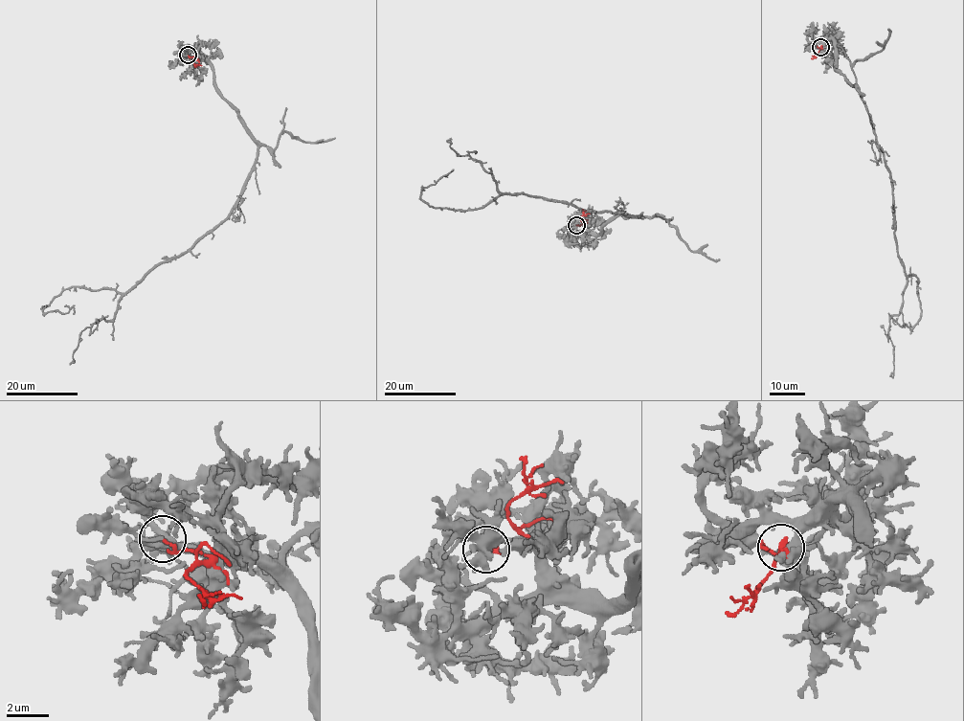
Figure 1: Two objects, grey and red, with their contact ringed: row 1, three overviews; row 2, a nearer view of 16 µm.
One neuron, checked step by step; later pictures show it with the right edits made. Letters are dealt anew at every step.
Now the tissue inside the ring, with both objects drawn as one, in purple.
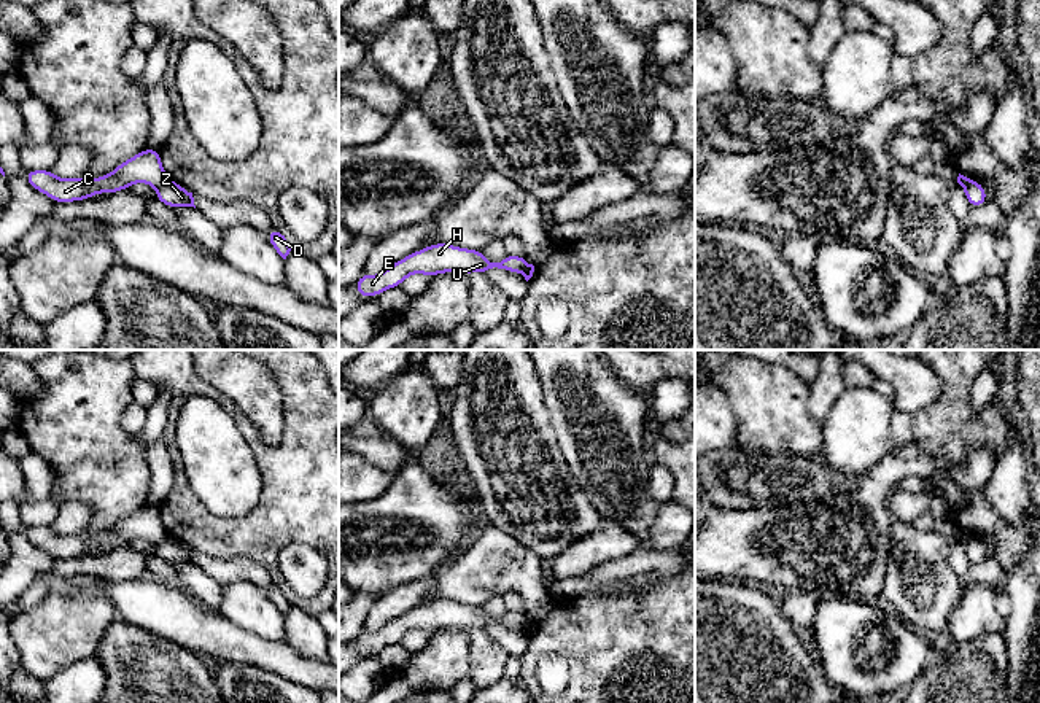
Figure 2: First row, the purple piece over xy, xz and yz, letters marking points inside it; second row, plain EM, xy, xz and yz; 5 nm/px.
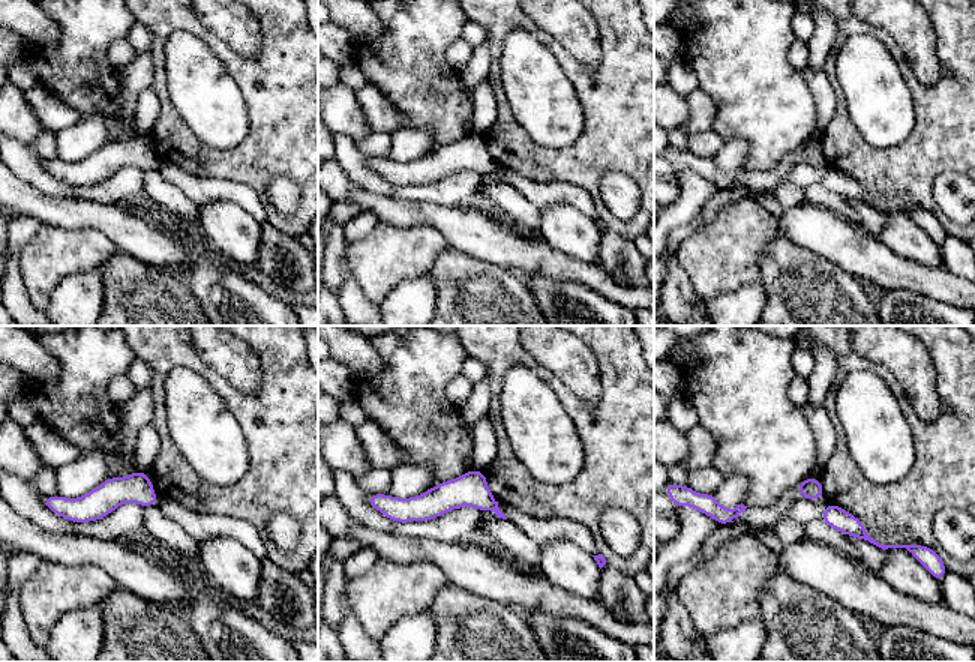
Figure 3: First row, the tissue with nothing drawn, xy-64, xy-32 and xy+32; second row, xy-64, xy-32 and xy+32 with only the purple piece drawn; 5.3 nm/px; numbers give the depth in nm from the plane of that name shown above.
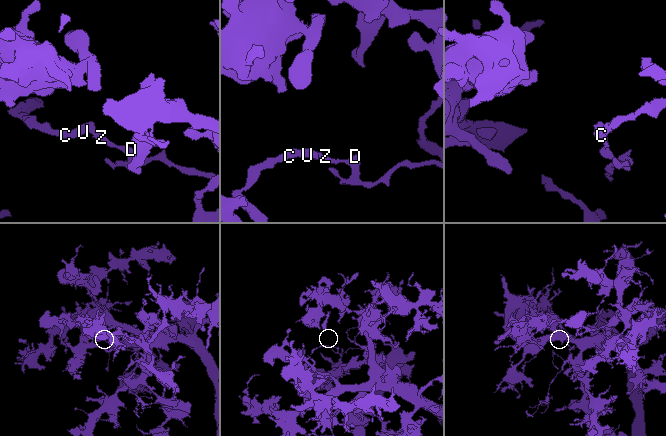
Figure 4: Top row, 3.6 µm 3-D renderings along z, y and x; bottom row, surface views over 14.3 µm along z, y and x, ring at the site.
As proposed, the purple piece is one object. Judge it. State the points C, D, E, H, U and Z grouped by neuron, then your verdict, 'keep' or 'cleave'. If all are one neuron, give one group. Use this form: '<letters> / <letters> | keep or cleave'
C E H U / D Z | cleave

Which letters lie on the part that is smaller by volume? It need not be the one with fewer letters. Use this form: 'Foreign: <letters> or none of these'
Foreign: D, Z

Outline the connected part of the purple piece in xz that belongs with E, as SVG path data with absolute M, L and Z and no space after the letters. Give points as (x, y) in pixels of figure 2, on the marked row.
M433 243L418 250L401 261L388 266L380 275L367 275L366 272L356 280L356 294L364 297L378 296L401 283L417 272L434 277L444 272L458 274L485 274L493 267L506 272L520 272L530 262L526 258L507 254L499 262L488 261L482 250L468 250L450 243Z

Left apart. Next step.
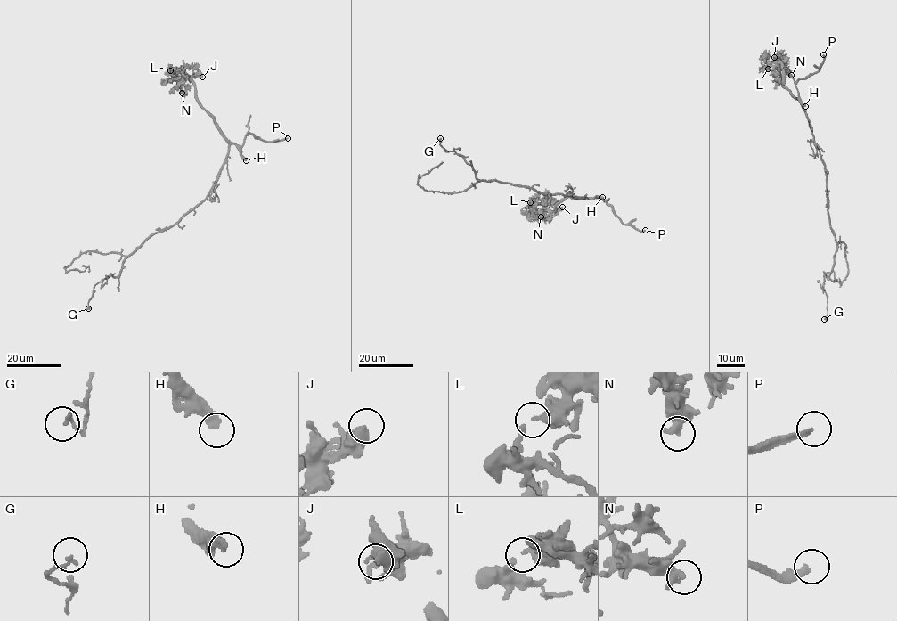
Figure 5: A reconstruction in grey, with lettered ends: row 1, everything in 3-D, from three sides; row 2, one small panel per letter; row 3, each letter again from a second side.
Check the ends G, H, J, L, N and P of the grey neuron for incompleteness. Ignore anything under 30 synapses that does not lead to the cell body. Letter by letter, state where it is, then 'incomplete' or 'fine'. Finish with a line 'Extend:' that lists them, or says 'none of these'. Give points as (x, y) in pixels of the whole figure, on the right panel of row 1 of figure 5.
G: place (824, 319); fine
H: place (805, 106); incomplete
J: place (774, 57); fine
L: place (768, 69); fine
N: place (791, 75); fine
P: place (823, 54); incomplete
Extend: H, P

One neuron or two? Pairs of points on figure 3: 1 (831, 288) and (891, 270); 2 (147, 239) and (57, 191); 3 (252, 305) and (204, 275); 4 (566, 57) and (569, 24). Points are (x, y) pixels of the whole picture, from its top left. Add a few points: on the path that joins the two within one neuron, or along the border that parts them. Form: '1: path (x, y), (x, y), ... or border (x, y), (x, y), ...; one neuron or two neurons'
1: border (830, 260), (861, 279); two neurons
2: border (35, 188), (54, 197), (71, 198); two neurons
3: path (240, 305), (234, 305), (216, 287); one neuron
4: border (539, 27), (552, 35), (584, 65), (597, 66); two neurons

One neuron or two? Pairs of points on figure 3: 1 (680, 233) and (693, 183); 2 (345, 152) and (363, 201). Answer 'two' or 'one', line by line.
1: two
2: two

